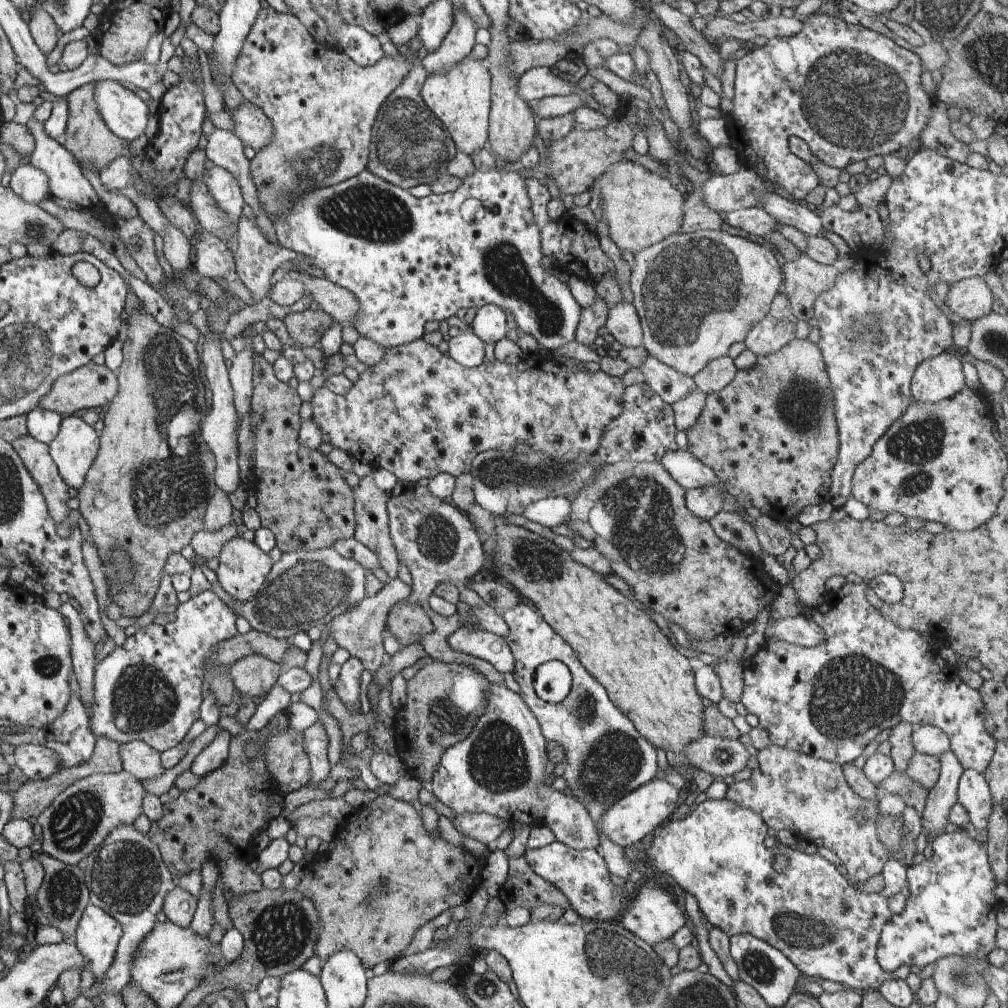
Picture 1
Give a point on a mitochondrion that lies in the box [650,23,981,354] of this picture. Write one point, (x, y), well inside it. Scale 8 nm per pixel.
(852, 101)

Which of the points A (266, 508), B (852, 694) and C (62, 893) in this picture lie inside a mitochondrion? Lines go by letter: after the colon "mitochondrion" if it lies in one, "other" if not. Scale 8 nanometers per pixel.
A: other
B: mitochondrion
C: mitochondrion

